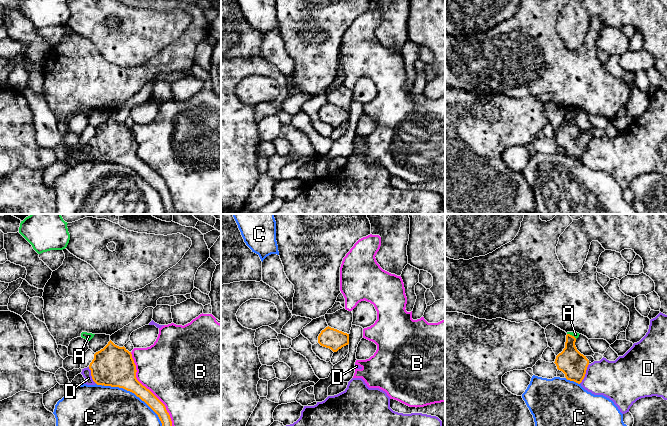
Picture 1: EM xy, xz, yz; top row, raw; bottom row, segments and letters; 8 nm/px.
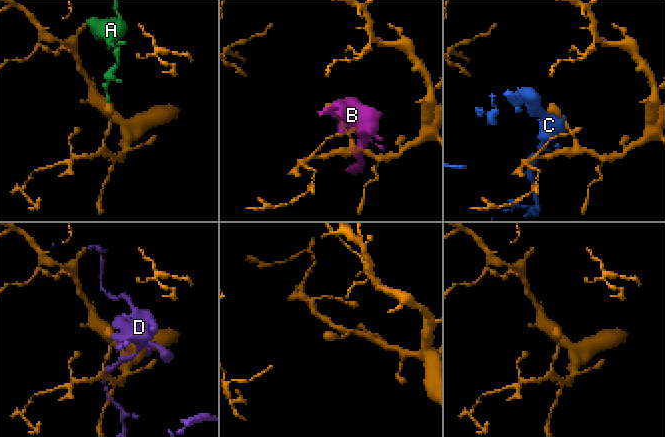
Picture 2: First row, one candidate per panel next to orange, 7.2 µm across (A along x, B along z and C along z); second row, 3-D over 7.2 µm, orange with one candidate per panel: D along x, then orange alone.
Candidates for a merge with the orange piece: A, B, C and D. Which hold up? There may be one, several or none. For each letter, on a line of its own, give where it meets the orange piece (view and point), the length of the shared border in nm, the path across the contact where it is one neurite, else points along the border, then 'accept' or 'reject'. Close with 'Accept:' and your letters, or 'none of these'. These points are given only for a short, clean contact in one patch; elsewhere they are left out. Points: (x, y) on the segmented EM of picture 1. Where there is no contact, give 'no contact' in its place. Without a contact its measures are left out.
A: yz (571, 335) | 90 nm | along yz (567, 333), (576, 338) | reject
B: xy (146, 388) | 700 nm | reject
C: xy (132, 392) | 650 nm | reject
D: yz (585, 373) | 180 nm | reject
Accept: none of these

